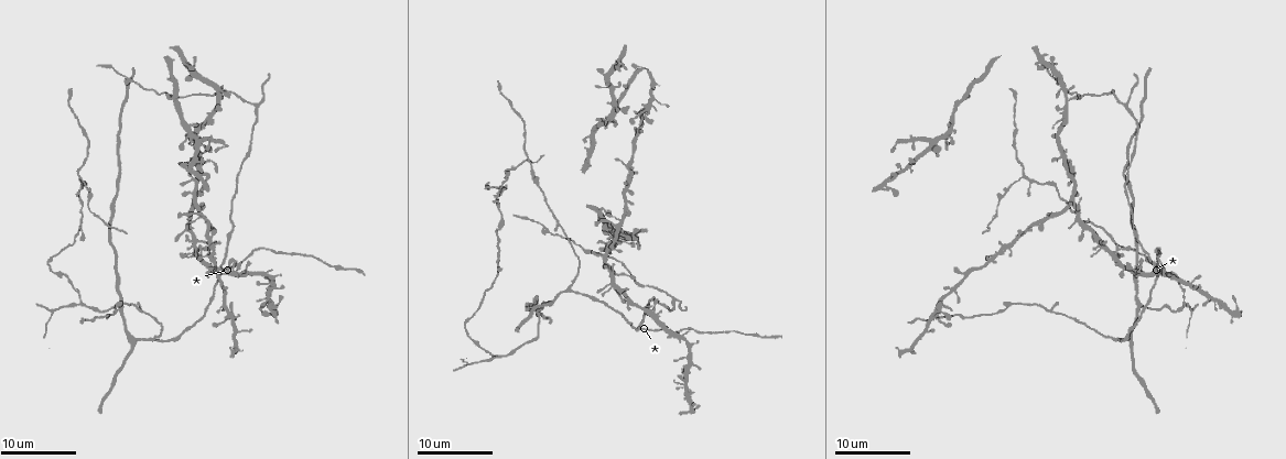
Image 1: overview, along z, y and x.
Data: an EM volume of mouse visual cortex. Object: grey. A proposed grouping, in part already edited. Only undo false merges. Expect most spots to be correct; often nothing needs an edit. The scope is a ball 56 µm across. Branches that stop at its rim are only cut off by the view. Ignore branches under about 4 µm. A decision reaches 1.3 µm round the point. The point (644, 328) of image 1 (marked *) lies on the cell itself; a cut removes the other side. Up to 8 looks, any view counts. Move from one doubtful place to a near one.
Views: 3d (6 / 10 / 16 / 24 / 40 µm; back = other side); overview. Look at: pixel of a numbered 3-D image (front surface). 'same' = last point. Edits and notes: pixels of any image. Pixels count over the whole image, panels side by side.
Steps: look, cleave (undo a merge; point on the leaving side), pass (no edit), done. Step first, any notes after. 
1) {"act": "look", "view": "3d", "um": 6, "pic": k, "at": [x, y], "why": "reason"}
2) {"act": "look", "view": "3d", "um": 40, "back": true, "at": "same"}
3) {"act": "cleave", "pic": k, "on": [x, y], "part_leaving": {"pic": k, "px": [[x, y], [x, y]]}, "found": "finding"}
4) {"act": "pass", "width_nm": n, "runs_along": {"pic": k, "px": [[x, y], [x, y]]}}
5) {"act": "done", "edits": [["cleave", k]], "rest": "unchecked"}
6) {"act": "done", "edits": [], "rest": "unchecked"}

{"act": "look", "view": "3d", "um": 24, "pic": 1, "at": [249, 258]}

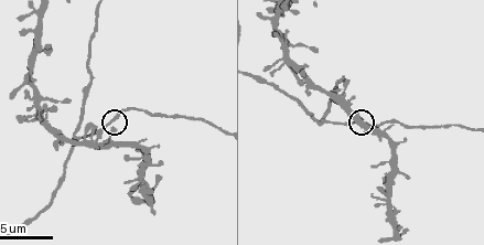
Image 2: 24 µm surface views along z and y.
{"act": "look", "view": "3d", "um": 6, "pic": 2, "at": [112, 123]}

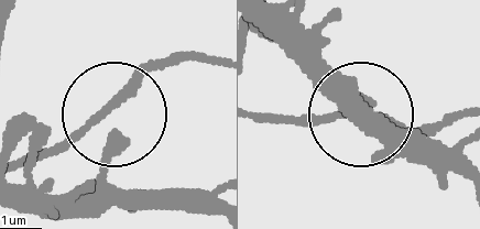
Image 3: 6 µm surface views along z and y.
{"act": "pass", "arms": 3, "runs_along": {"pic": 3, "px": [[17, 167], [69, 146], [182, 55]]}, "found": "continuous, no second cell"}

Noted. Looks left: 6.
{"act": "look", "view": "3d", "um": 16, "pic": 1, "at": [1090, 223], "why": "side arm on a straight run"}

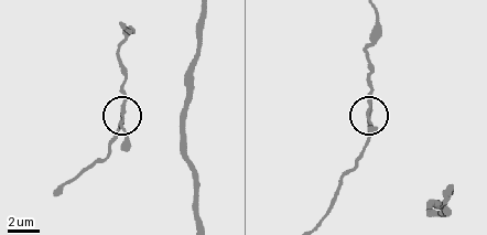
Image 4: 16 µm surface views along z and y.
{"act": "look", "view": "3d", "um": 6, "at": "same"}

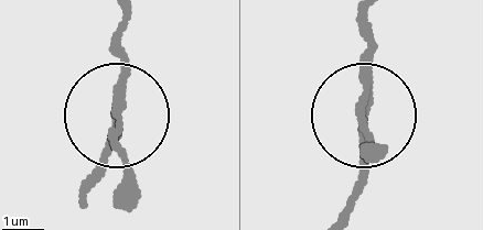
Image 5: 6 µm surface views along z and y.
{"act": "pass", "runs_along": {"pic": 5, "px": [[342, 211], [363, 168], [374, 25]]}, "found": "one cell here"}

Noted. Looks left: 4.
{"act": "look", "view": "3d", "um": 16, "pic": 1, "at": [570, 290], "why": "two arms in line, one across"}

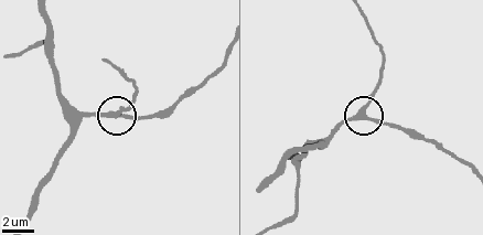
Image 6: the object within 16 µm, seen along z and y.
{"act": "look", "view": "3d", "um": 10, "pic": 6, "at": [113, 116]}

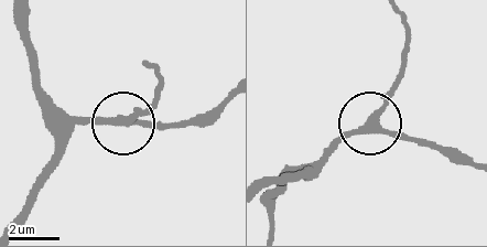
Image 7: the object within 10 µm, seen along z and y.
{"act": "pass", "width_nm": 280, "runs_along": {"pic": 7, "px": [[474, 167], [455, 152], [375, 125], [375, 111], [402, 76]]}, "found": "all the same cell"}

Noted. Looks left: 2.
{"act": "look", "view": "3d", "um": 16, "pic": 1, "at": [498, 196], "why": "branch point"}

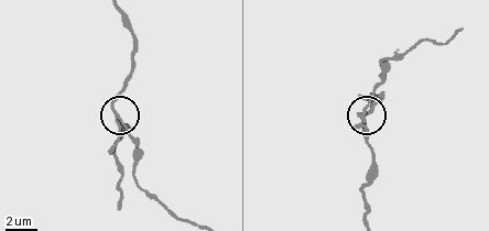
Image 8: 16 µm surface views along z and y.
{"act": "look", "view": "3d", "um": 10, "pic": 8, "at": [362, 114]}

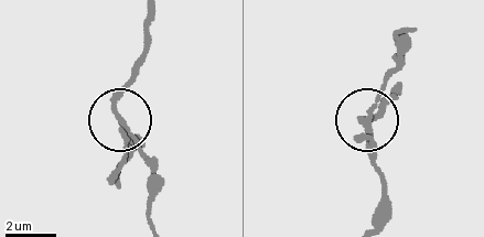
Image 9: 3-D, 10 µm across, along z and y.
{"act": "pass", "side_arm_um": 14, "runs_along": {"pic": 9, "px": [[377, 219], [384, 182], [366, 112], [400, 64]]}, "found": "continuous, no second cell"}

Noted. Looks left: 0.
{"act": "done", "edits": [], "rest": "unchecked"}

